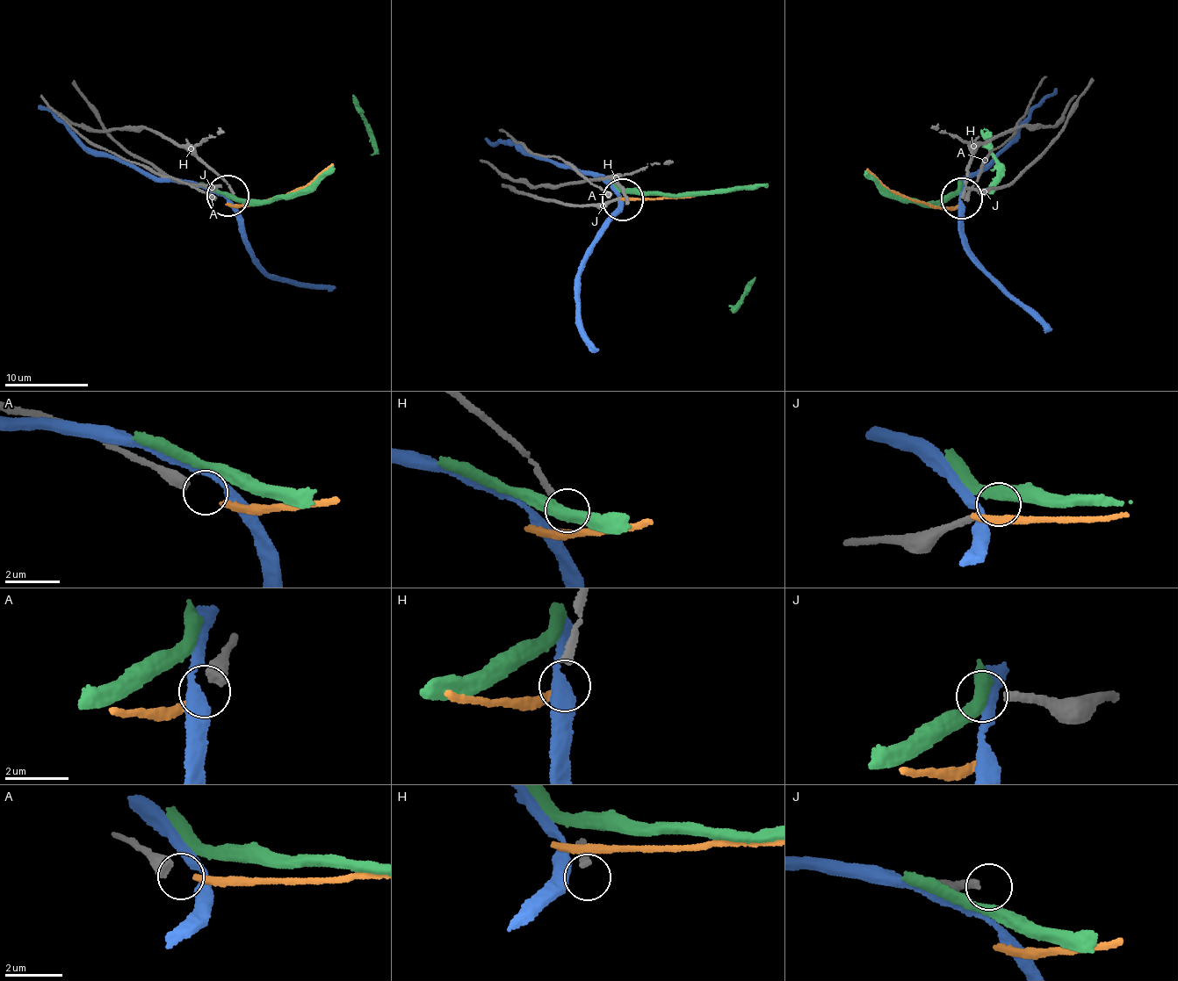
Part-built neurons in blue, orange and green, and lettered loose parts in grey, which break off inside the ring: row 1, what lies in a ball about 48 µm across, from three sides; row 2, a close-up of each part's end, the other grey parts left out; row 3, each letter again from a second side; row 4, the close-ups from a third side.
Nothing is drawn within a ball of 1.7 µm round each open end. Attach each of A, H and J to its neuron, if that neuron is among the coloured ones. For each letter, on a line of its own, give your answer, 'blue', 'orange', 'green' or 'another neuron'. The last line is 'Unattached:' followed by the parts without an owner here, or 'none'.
A: orange
H: another neuron
J: another neuron
Unattached: H, J

